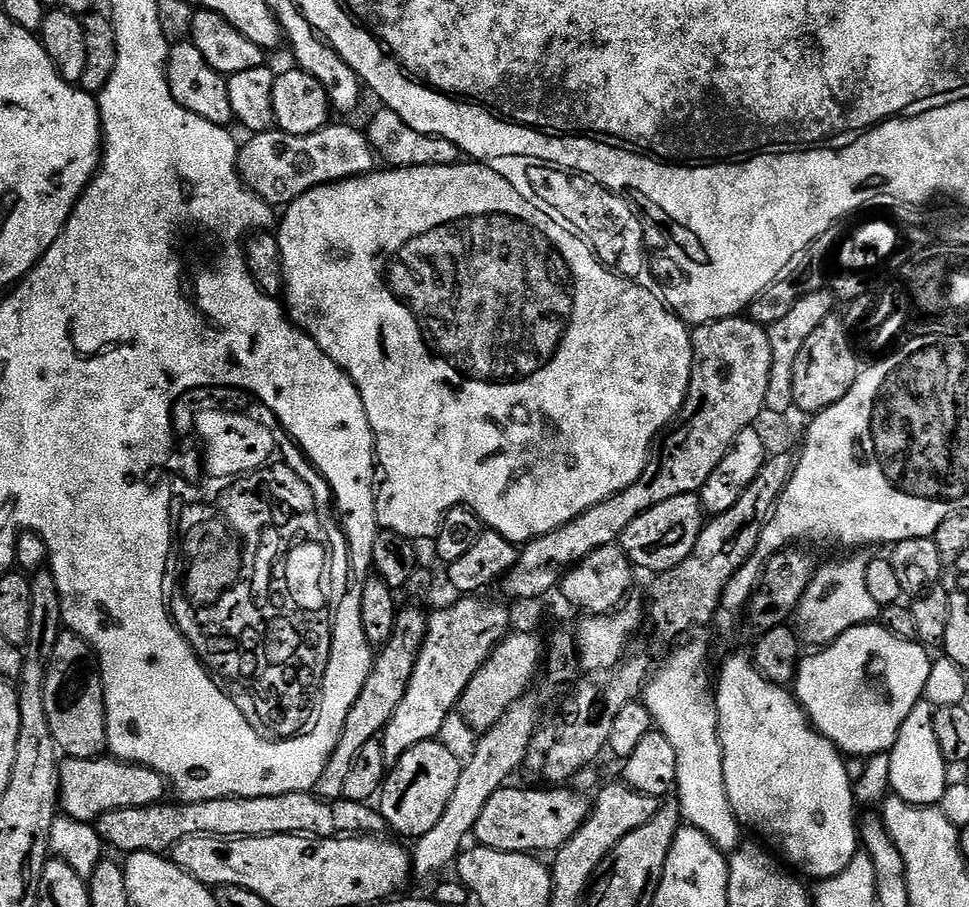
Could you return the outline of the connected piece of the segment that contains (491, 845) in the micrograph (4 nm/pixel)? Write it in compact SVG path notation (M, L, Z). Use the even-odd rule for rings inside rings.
M505 786L497 790L491 796L490 802L478 814L478 822L474 829L475 843L482 848L498 850L499 852L526 852L529 854L544 854L540 852L555 853L556 849L562 847L586 822L588 809L590 807L589 797L584 797L580 792L571 792L568 786L544 786L541 792L536 788L512 788Z

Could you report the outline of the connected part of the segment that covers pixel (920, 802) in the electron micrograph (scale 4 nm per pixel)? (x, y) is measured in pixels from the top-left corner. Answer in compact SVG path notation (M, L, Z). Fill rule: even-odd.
M919 700L910 710L910 718L902 722L902 730L898 730L898 738L892 751L887 753L888 784L891 795L900 797L907 804L917 806L939 805L942 794L946 794L950 783L950 766L942 758L942 750L938 750L938 738L934 735L934 714L936 709L928 700Z

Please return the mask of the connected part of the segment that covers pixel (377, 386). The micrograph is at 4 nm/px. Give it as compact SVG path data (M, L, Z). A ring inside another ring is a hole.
M457 162L446 166L388 168L383 170L384 172L380 171L373 170L367 176L339 180L337 184L323 184L321 188L302 194L283 209L284 221L280 224L280 232L278 231L284 271L282 300L286 305L287 315L297 328L301 328L350 377L362 398L362 406L366 406L366 418L370 422L372 436L376 440L376 459L379 471L382 473L382 483L376 493L377 525L385 532L402 534L413 542L431 541L438 534L445 514L451 508L463 506L470 509L483 522L485 529L502 534L502 538L506 538L511 544L523 546L542 534L550 534L566 526L566 522L578 518L578 514L590 510L590 506L638 482L642 470L648 464L648 457L654 451L658 437L681 415L684 406L684 399L692 377L692 334L689 325L673 316L664 316L664 312L660 312L660 304L656 304L656 300L652 300L648 292L640 292L640 288L632 288L632 284L620 284L620 280L612 280L608 272L596 268L596 260L588 256L588 248L584 248L580 240L572 240L572 236L568 236L564 228L556 228L556 224L552 224L552 220L548 220L548 216L544 216L540 208L532 208L528 200L520 200L520 196L516 196L516 192L512 192L512 188L508 188L508 184L504 184L504 180L500 180L498 174L492 176L492 172L484 172L484 168L476 166L473 162Z

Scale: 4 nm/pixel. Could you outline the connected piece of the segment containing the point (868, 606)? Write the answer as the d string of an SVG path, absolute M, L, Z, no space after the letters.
M856 550L849 560L838 560L834 564L817 567L816 577L810 582L806 594L800 599L798 609L798 635L805 645L827 646L846 630L863 624L871 624L881 615L882 605L874 602L870 589L866 587L866 566L870 556L867 551Z

